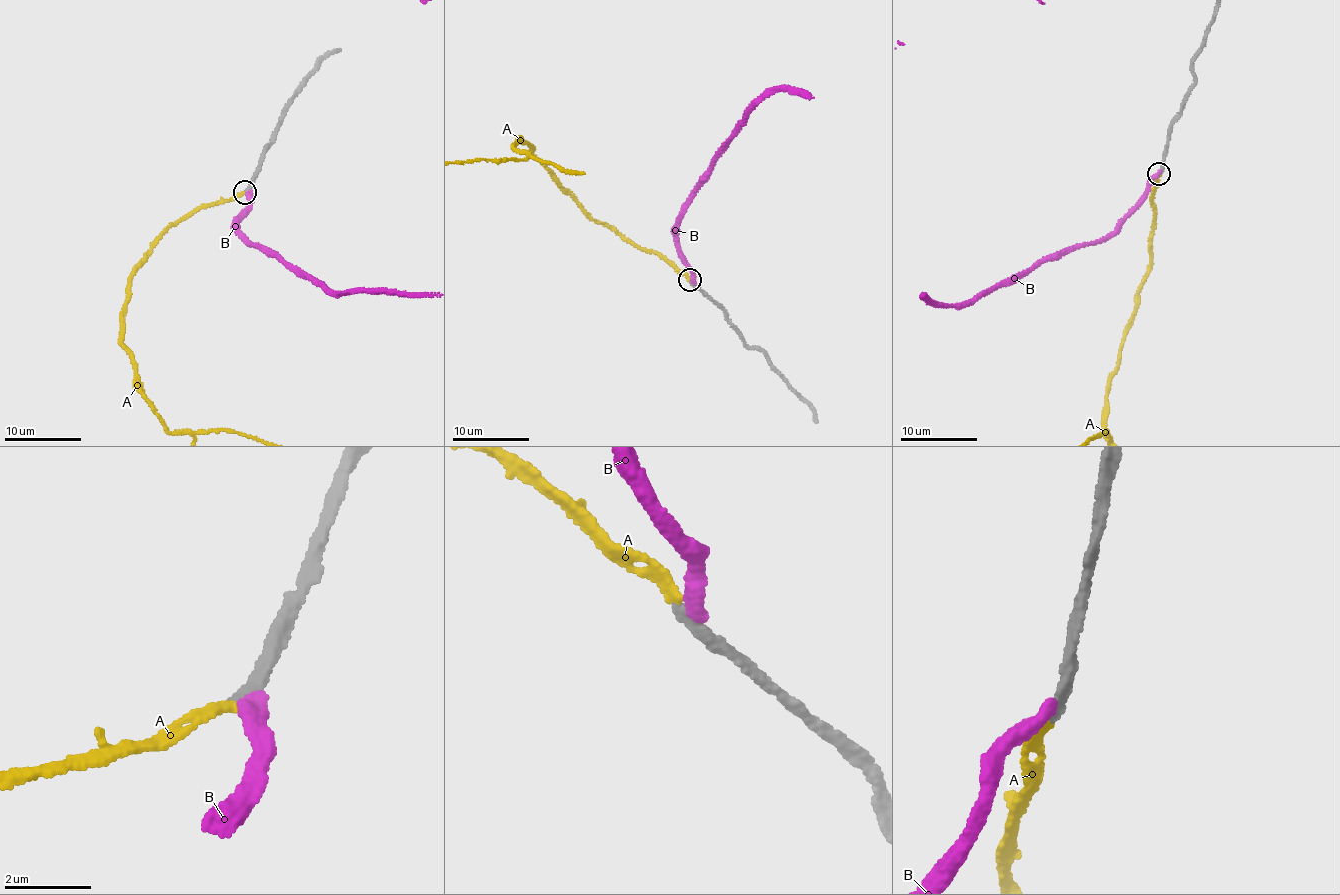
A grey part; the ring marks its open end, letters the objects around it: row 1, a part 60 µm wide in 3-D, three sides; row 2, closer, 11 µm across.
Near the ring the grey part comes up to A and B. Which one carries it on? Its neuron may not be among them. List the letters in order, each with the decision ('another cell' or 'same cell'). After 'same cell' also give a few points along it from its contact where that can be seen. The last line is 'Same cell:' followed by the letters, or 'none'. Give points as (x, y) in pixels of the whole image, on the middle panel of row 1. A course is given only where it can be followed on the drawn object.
A: same cell
B: another cell
Same cell: A

